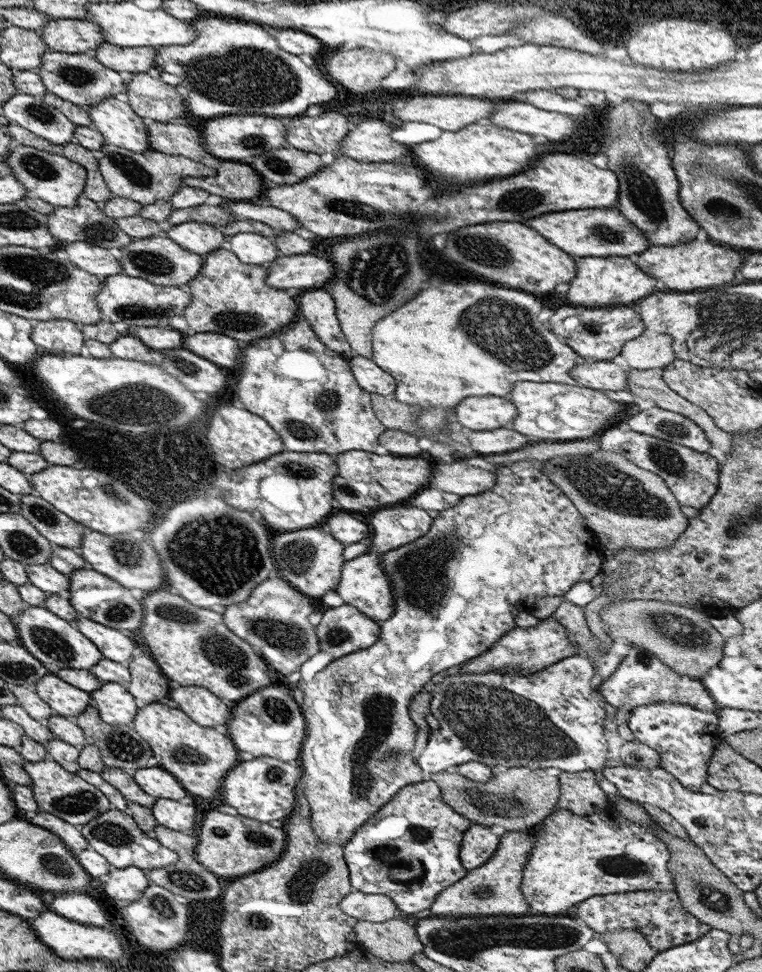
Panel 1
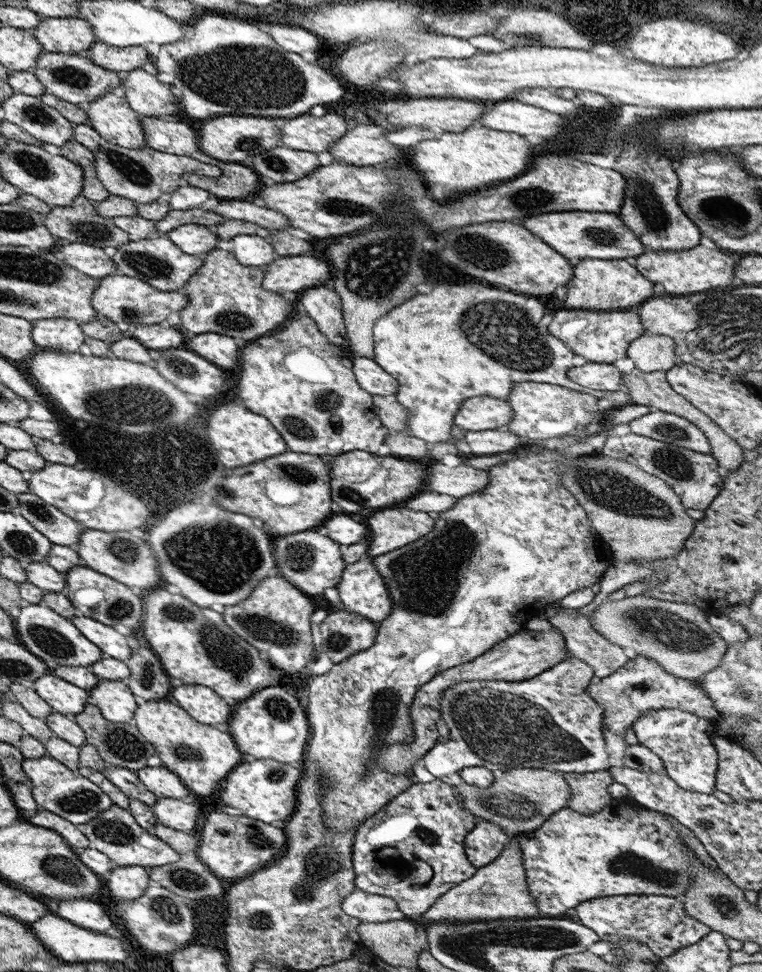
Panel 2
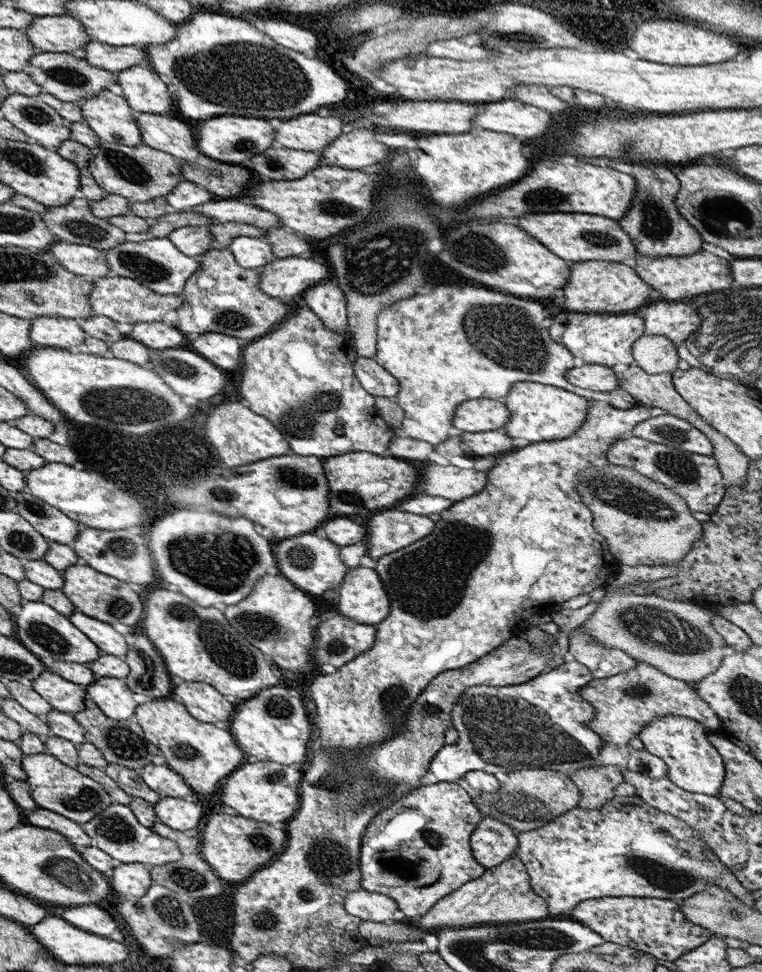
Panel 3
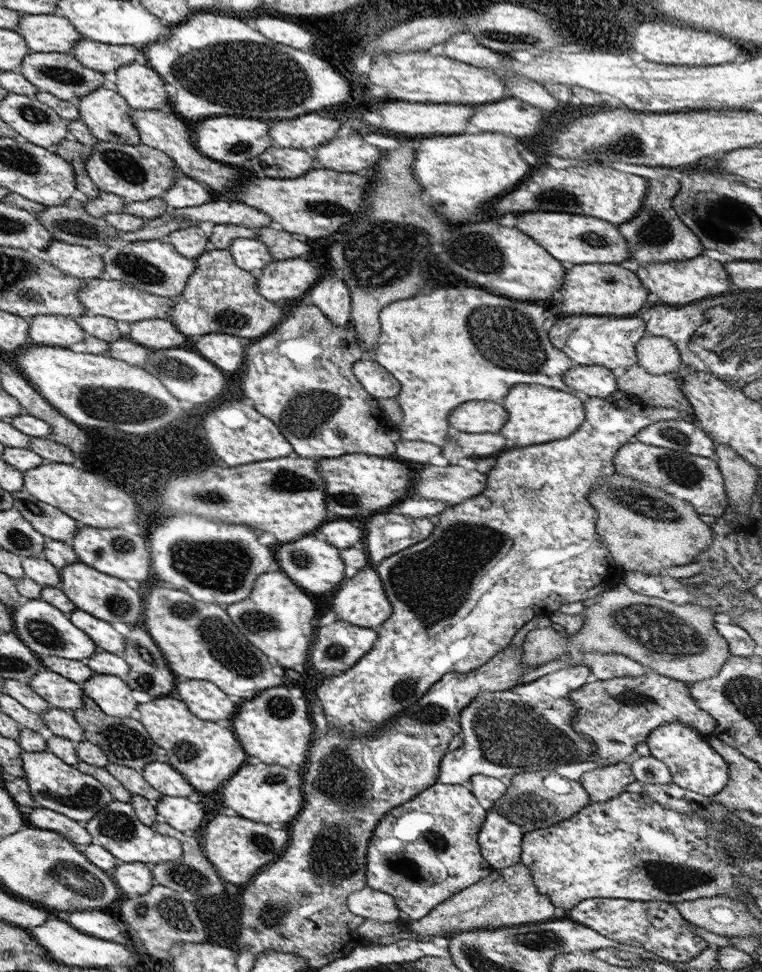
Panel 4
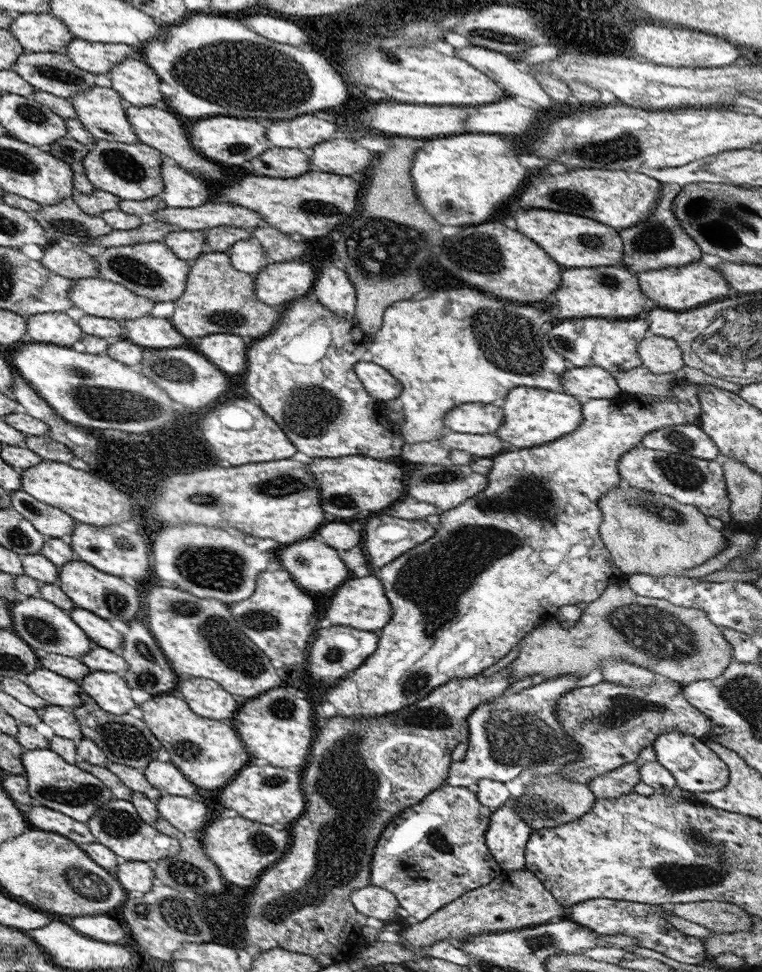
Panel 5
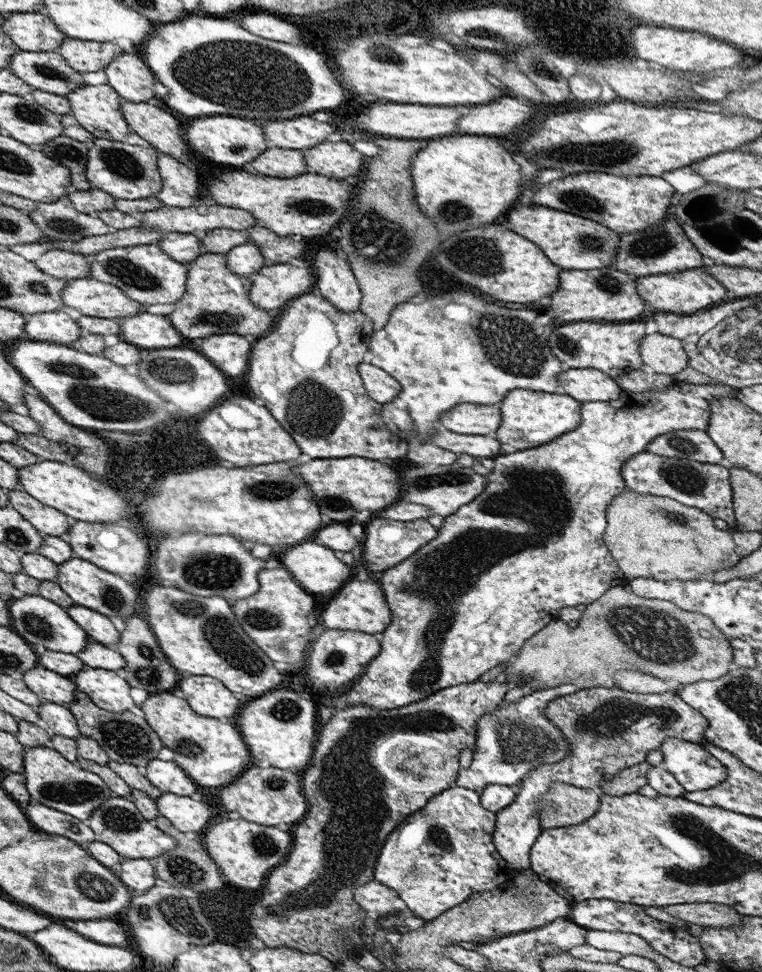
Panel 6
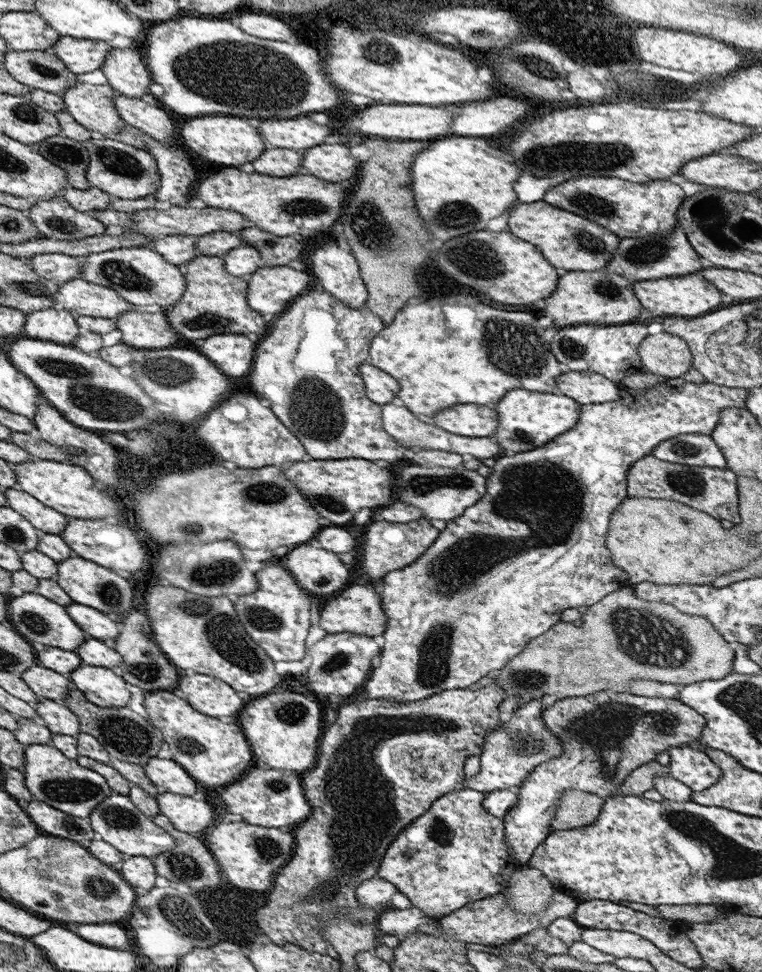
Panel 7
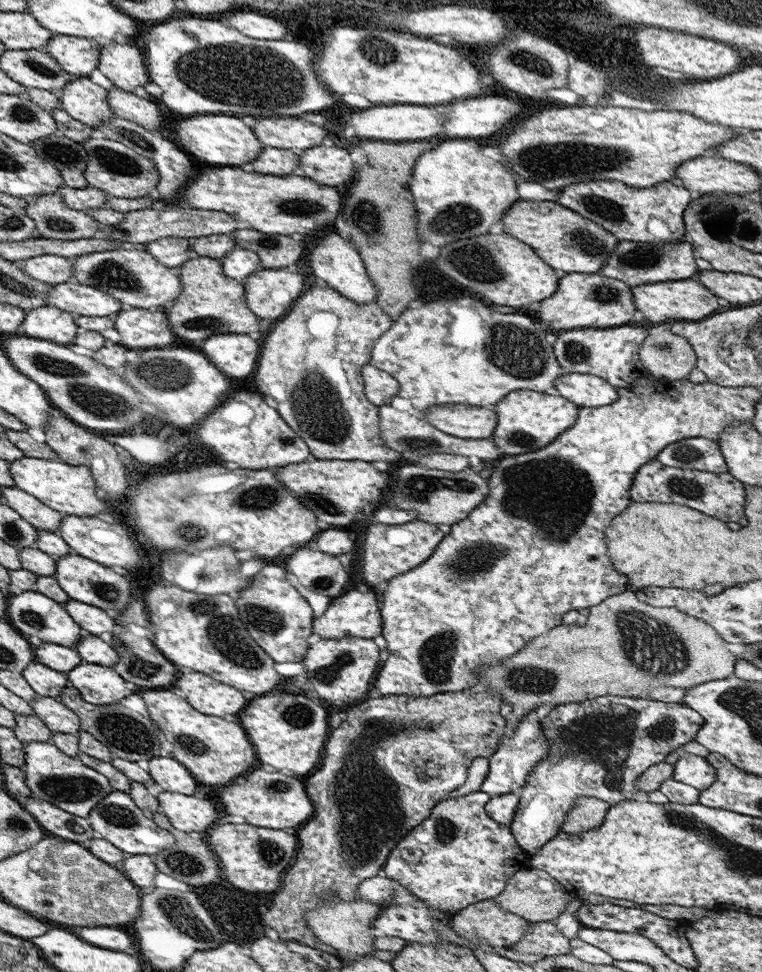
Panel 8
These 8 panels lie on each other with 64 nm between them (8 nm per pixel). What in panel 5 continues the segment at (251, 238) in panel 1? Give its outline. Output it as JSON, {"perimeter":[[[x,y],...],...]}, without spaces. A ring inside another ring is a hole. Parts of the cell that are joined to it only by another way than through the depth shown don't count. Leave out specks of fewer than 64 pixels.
{"perimeter":[[[252,239],[234,242],[227,250],[231,268],[239,272],[253,275],[267,266],[269,260],[264,254],[263,247]]]}

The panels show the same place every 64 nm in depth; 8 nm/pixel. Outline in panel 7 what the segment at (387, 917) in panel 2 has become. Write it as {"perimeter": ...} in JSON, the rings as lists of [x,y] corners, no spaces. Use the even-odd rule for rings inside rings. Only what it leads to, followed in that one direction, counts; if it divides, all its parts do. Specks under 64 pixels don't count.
{"perimeter":[[[377,876],[360,882],[354,890],[357,902],[378,914],[389,908],[406,908],[409,902],[406,898],[386,880]]]}

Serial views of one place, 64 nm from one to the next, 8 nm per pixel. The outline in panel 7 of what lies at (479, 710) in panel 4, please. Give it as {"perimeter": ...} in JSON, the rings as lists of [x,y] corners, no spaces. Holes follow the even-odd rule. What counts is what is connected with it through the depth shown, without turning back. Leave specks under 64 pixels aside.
{"perimeter":[[[555,695],[523,700],[523,704],[511,712],[507,722],[500,722],[497,730],[487,732],[482,751],[478,754],[478,771],[472,777],[464,776],[462,786],[477,792],[491,792],[497,789],[516,790],[532,768],[559,756],[562,753],[561,743],[547,730],[541,717],[542,712],[555,700]]]}

